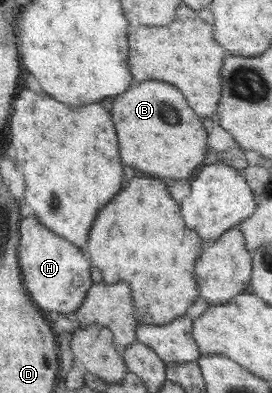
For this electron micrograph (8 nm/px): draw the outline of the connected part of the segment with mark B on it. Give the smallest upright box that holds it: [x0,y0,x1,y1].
[112,80,212,181]

